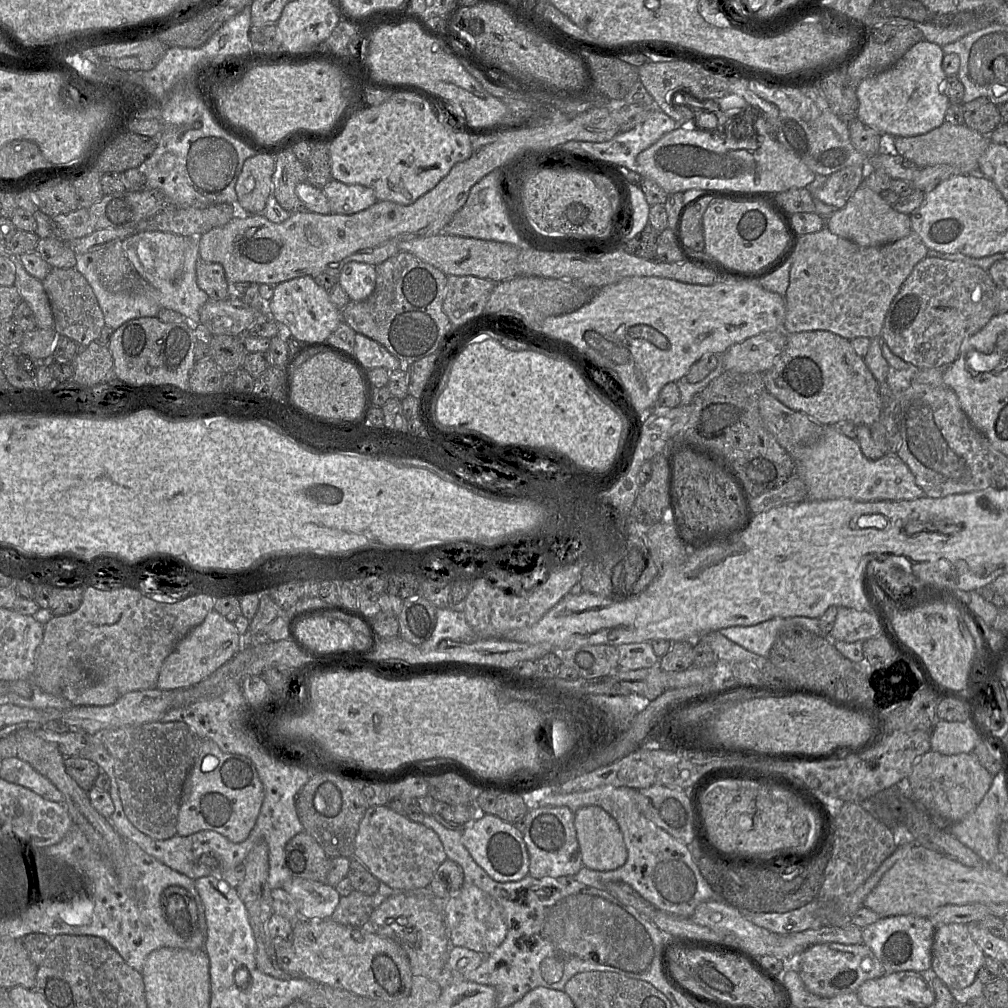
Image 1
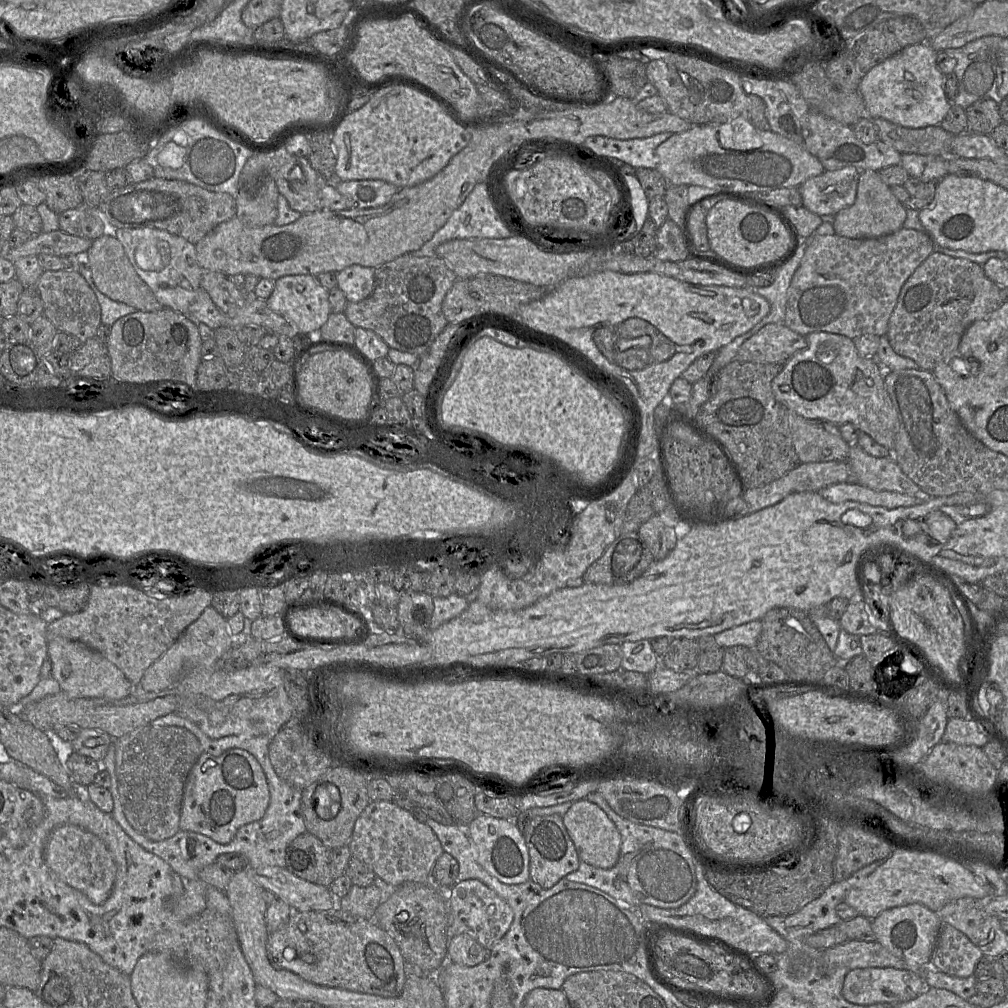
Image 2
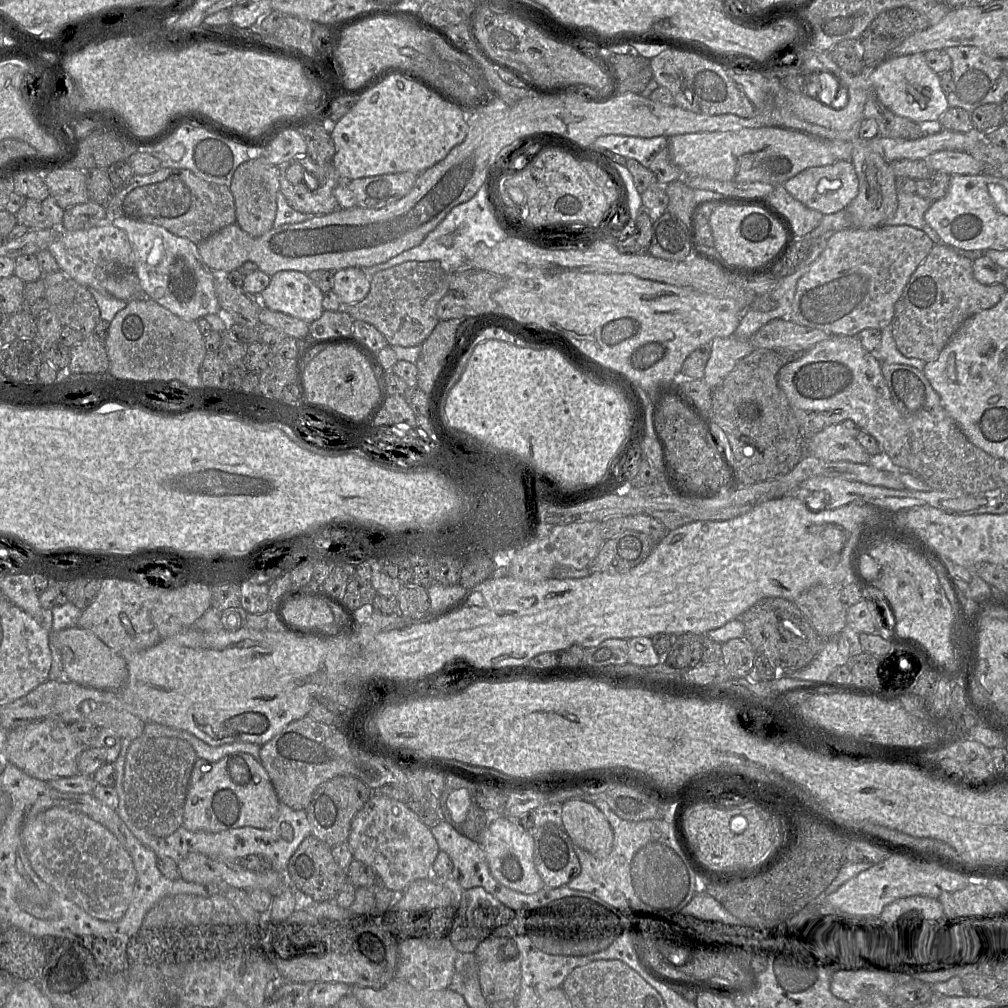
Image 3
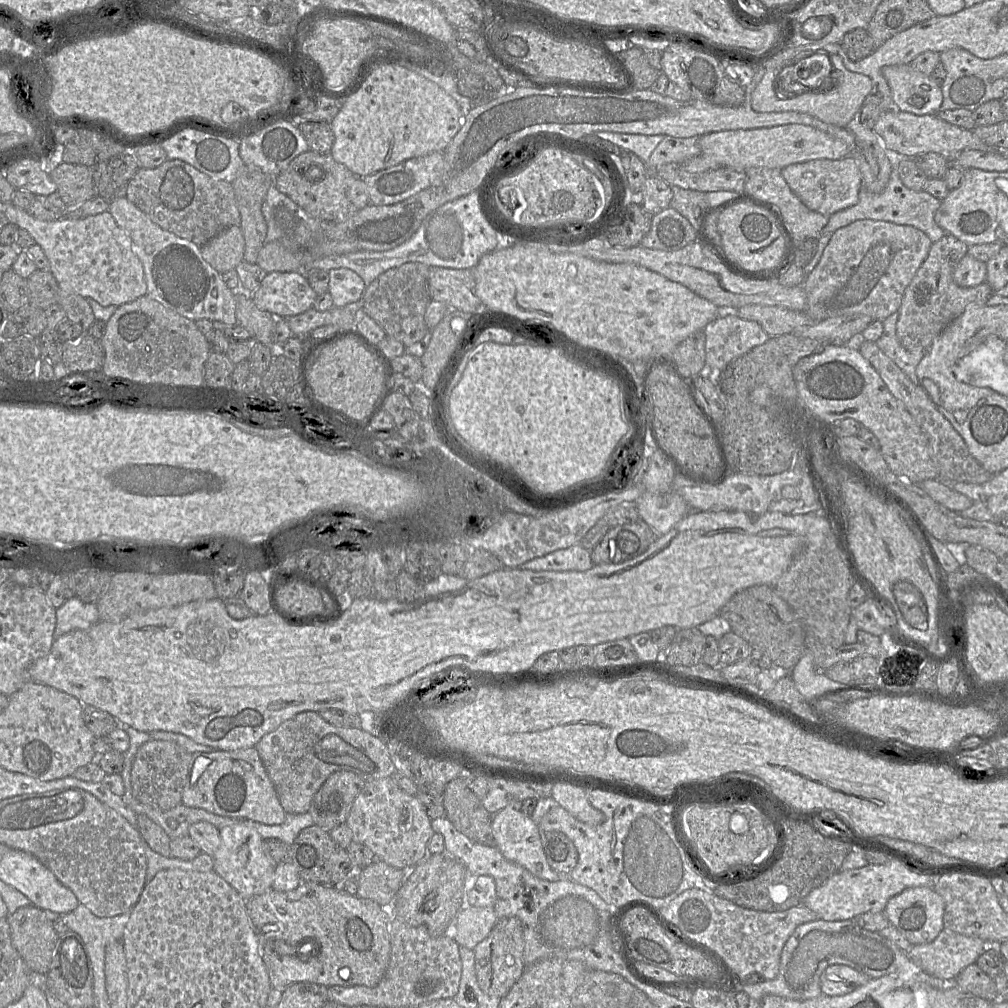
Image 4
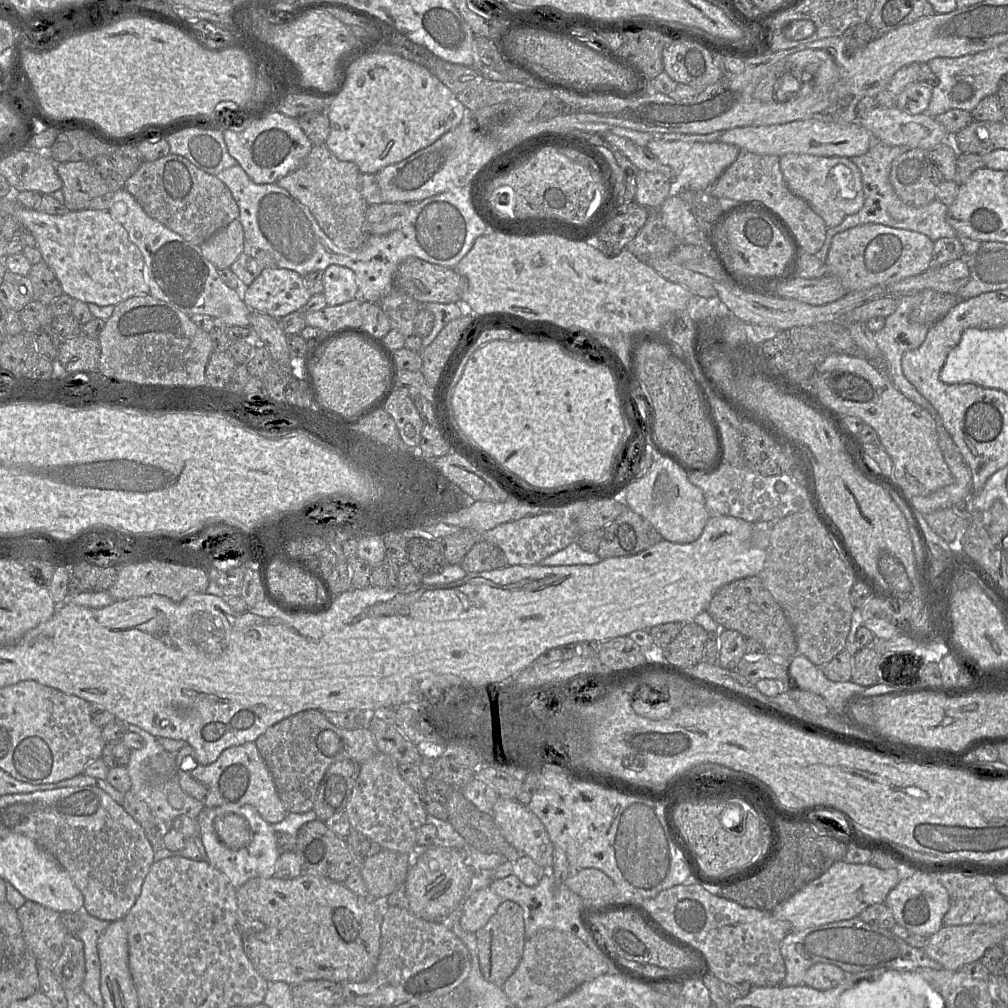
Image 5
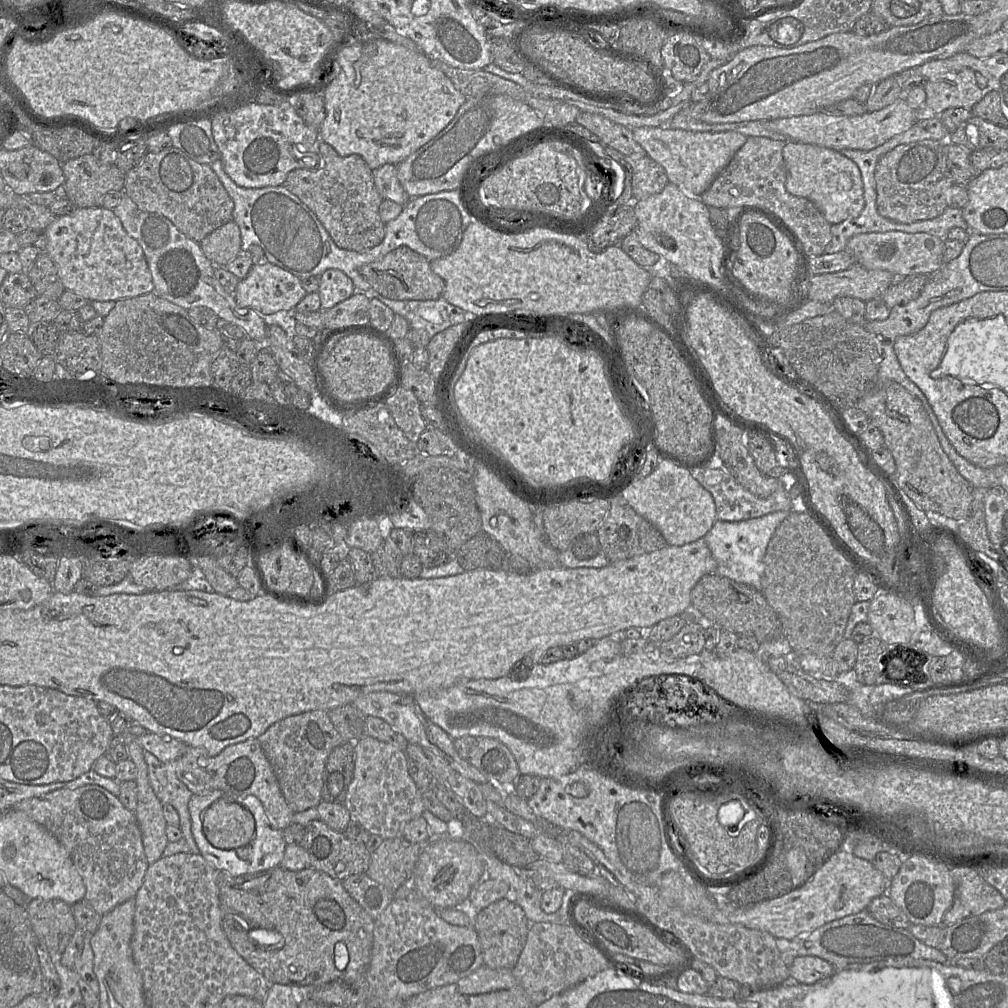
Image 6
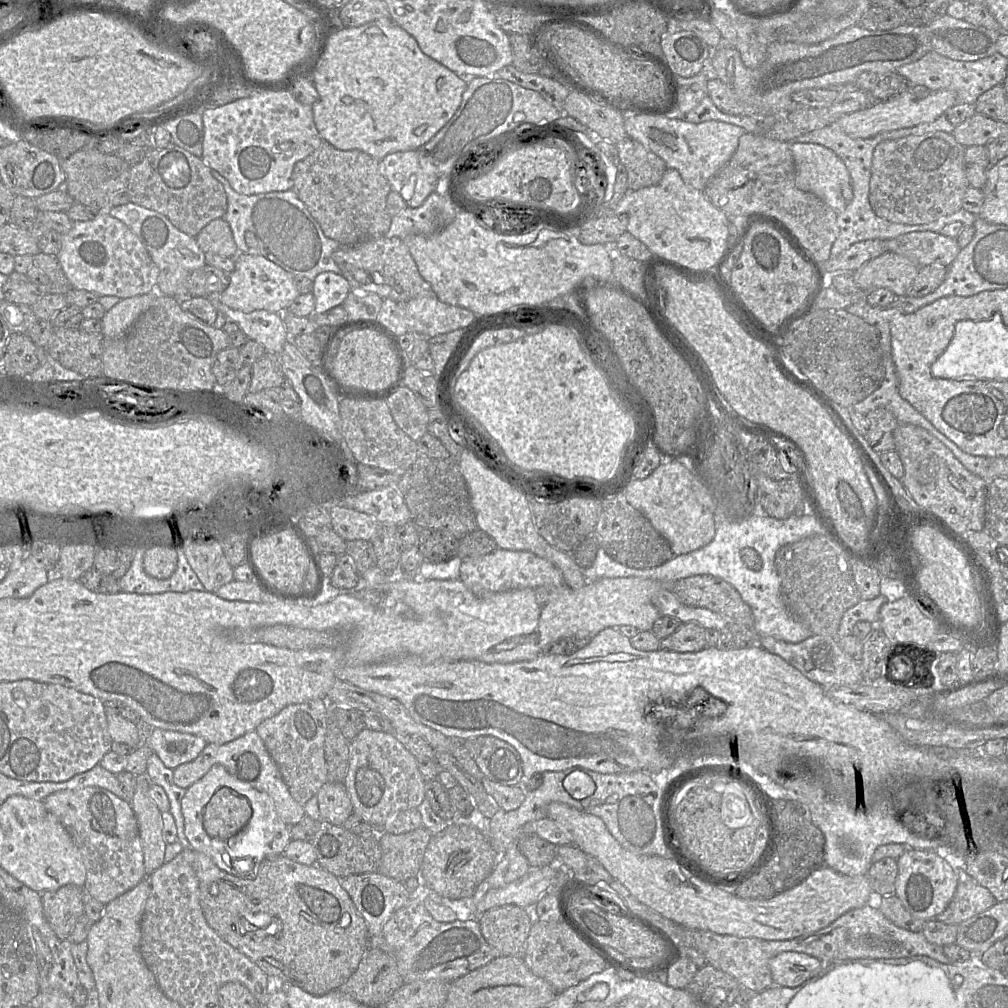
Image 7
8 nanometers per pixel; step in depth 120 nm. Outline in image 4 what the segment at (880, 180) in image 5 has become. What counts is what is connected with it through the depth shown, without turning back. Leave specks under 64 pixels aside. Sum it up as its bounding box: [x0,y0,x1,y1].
[819,149,947,243]

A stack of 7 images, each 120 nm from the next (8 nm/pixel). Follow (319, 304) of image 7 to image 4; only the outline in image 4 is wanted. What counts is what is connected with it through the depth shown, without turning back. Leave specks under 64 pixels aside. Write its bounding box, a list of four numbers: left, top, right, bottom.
[328,268,366,307]

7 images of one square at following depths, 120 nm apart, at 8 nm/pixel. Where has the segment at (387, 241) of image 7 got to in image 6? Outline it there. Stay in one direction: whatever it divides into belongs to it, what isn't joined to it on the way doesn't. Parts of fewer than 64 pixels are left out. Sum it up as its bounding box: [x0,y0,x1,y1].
[360,246,445,300]

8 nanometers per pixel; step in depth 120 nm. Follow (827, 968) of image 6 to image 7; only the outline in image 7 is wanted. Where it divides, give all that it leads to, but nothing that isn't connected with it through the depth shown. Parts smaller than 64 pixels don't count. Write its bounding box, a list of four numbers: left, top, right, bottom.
[770,951,822,988]

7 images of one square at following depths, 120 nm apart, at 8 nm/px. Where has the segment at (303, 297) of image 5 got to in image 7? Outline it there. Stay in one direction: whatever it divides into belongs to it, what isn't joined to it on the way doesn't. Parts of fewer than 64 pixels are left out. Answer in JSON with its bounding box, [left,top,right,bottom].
[220,250,300,312]

